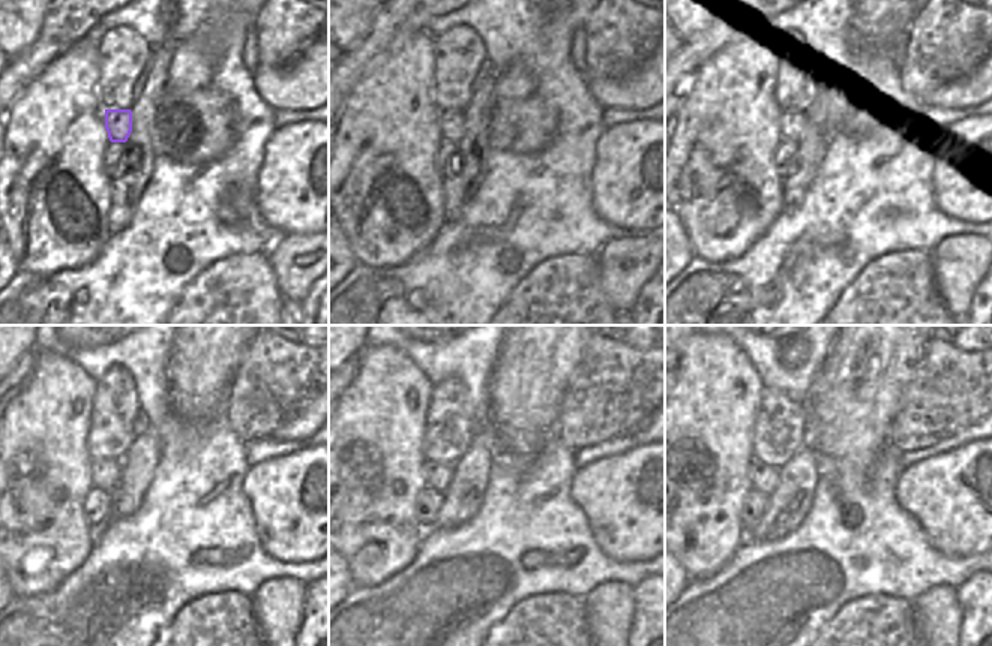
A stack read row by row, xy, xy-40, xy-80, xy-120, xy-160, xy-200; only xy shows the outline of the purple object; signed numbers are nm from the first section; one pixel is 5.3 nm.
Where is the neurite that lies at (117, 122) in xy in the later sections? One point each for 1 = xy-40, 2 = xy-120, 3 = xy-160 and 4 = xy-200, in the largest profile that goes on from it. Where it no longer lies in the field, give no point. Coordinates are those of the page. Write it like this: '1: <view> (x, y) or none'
1: xy-40 (452, 123)
2: xy-120 (104, 474)
3: xy-160 (437, 475)
4: xy-200 (764, 478)

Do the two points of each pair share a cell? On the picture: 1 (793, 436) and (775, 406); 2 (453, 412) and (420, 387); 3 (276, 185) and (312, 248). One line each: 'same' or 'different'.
1: same
2: different
3: different

